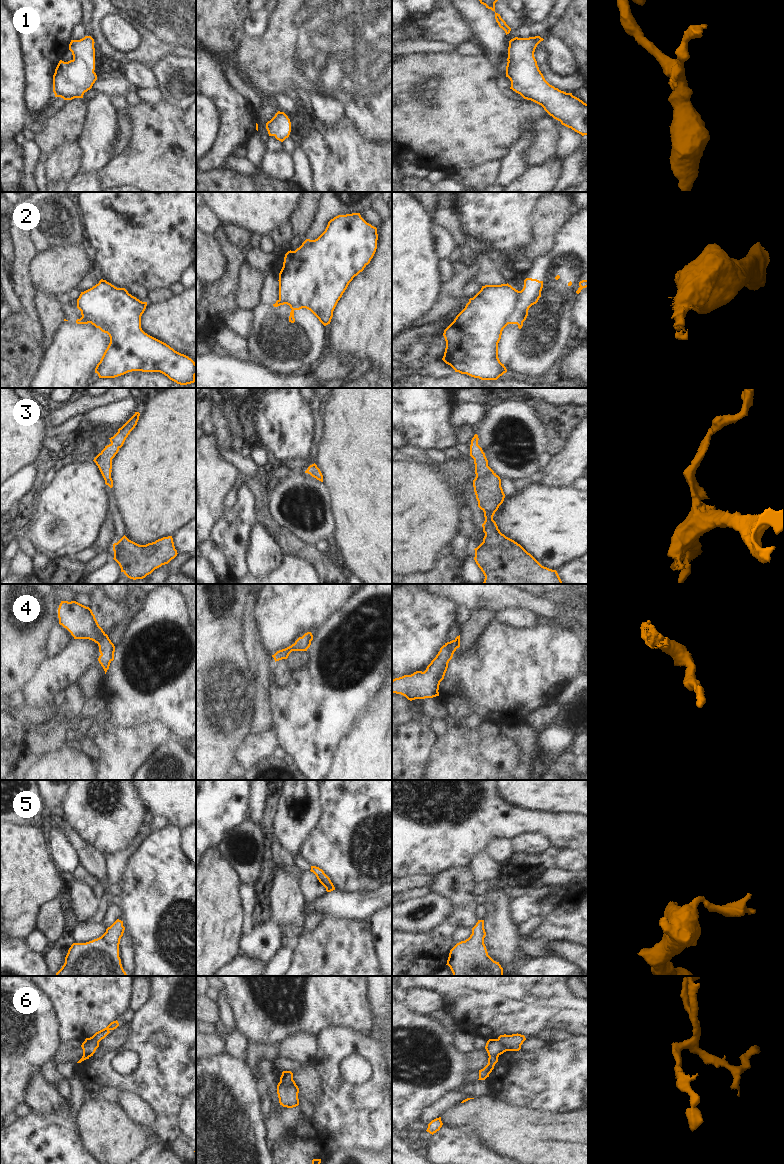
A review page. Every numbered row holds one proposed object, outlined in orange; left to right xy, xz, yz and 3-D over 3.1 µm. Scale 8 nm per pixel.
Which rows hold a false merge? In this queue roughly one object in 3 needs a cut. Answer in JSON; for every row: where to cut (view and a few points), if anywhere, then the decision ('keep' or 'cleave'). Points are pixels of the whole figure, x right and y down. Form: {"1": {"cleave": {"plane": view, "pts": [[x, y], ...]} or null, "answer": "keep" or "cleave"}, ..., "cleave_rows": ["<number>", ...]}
{"1": {"cleave": null, "answer": "keep"}, "2": {"cleave": {"plane": "yz", "pts": [[520, 291], [520, 299], [504, 323], [504, 327]]}, "answer": "cleave"}, "3": {"cleave": null, "answer": "keep"}, "4": {"cleave": null, "answer": "keep"}, "5": {"cleave": null, "answer": "keep"}, "6": {"cleave": {"plane": "xy", "pts": [[83, 1042], [95, 1041], [98, 1044]]}, "answer": "cleave"}, "cleave_rows": ["2", "6"]}

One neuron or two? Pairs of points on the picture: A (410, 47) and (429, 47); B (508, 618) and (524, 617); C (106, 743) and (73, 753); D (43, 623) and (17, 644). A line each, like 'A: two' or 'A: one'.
A: one
B: one
C: two
D: one

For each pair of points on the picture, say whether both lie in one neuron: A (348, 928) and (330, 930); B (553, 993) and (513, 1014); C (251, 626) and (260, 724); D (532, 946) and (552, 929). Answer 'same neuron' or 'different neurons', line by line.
A: same neuron
B: same neuron
C: same neuron
D: same neuron

